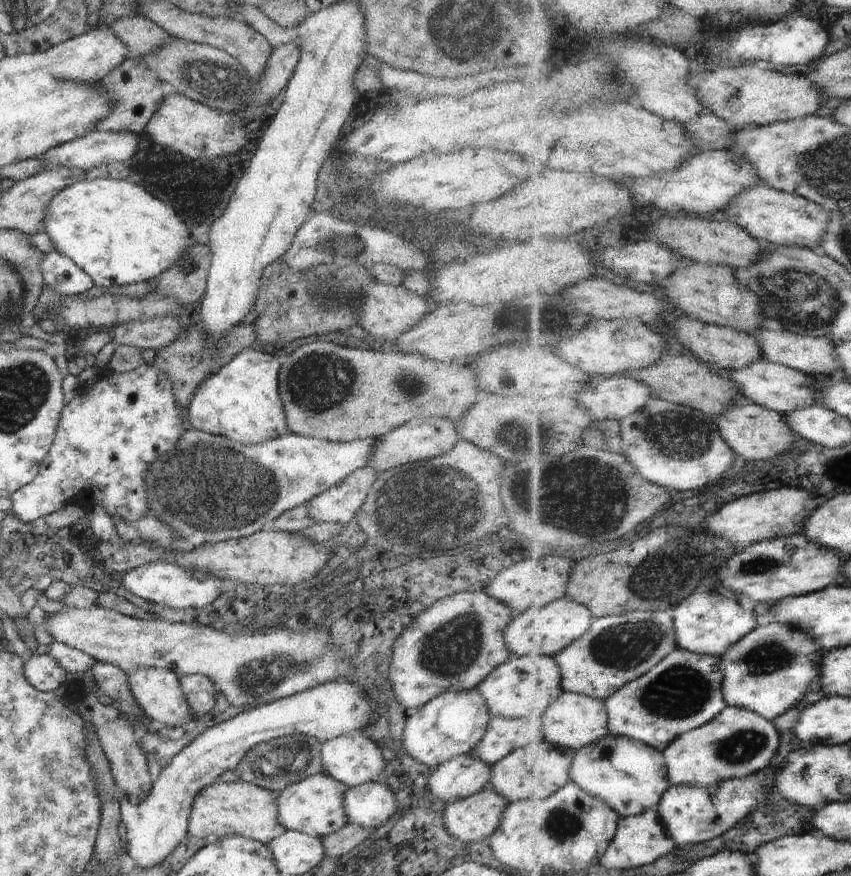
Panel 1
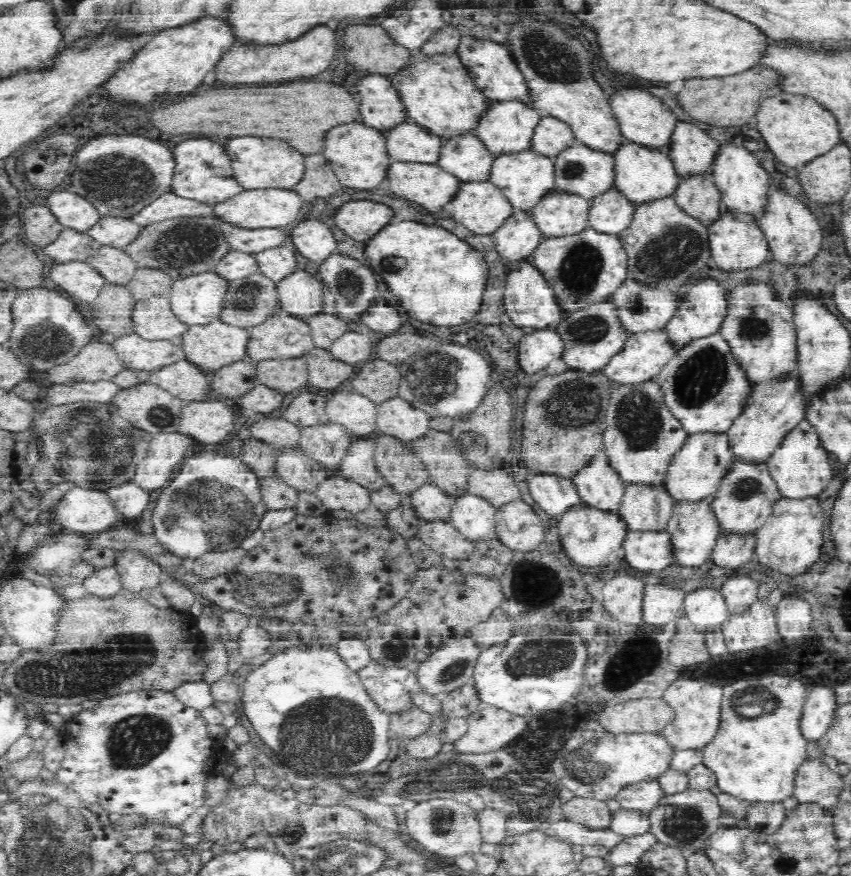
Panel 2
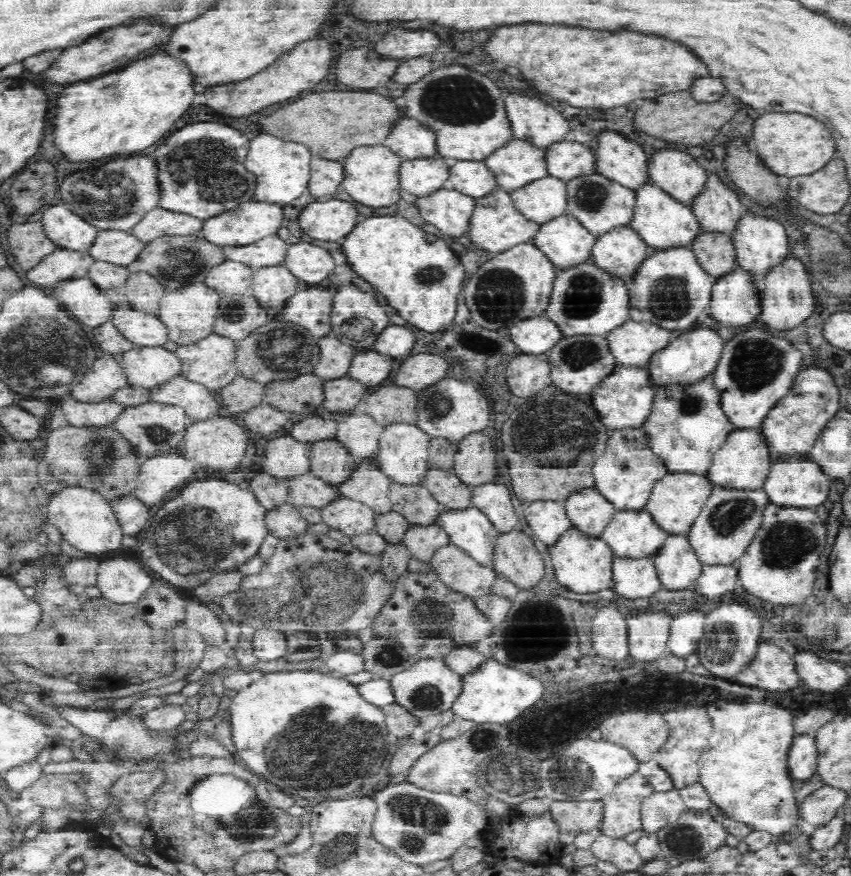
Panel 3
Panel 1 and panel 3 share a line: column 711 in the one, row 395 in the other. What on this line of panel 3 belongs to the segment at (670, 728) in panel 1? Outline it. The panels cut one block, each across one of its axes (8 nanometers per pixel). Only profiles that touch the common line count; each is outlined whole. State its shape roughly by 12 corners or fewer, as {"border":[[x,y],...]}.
{"border":[[713,372],[655,385],[643,426],[670,473],[706,473],[736,429]]}

